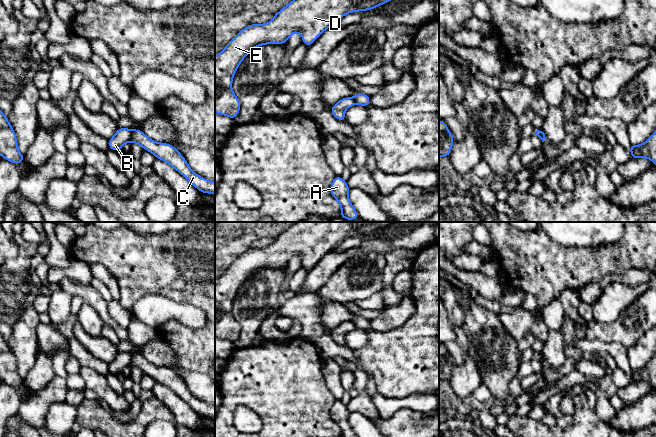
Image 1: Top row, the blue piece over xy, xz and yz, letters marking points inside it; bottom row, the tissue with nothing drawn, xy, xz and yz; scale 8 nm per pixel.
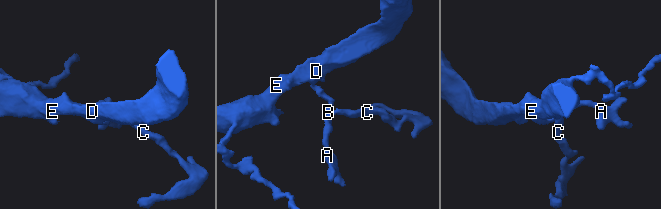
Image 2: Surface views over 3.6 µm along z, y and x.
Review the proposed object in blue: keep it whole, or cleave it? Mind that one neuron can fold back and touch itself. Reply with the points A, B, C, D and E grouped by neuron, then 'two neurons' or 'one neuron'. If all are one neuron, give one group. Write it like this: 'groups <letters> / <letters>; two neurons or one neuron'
groups A B D E / C; two neurons

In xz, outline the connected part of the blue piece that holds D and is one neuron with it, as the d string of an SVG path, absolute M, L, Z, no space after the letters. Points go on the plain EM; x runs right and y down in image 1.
M296 222L277 236L268 247L247 249L215 280L215 337L225 339L233 344L237 341L241 328L232 315L232 304L242 284L259 269L285 268L293 257L300 256L303 268L309 271L326 253L332 251L344 239L351 236L372 234L394 223Z

